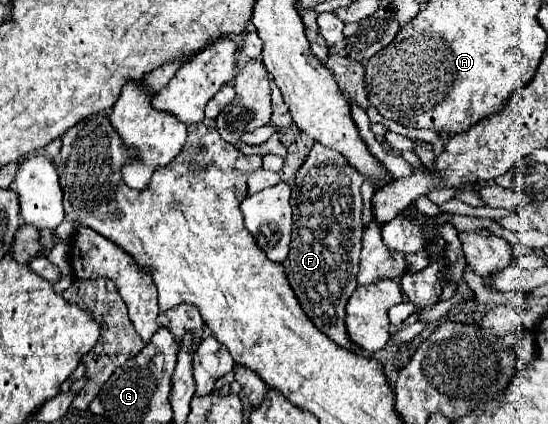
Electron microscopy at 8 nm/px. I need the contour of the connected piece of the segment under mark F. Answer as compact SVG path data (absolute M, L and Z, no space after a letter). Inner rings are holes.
M313 143L305 163L297 171L291 205L293 205L293 239L289 251L289 285L295 291L303 311L315 323L315 327L327 335L333 343L343 349L365 353L361 347L349 339L345 327L345 305L351 293L357 287L357 269L359 269L359 251L361 251L361 237L363 237L363 199L361 199L361 185L365 177L337 151Z

